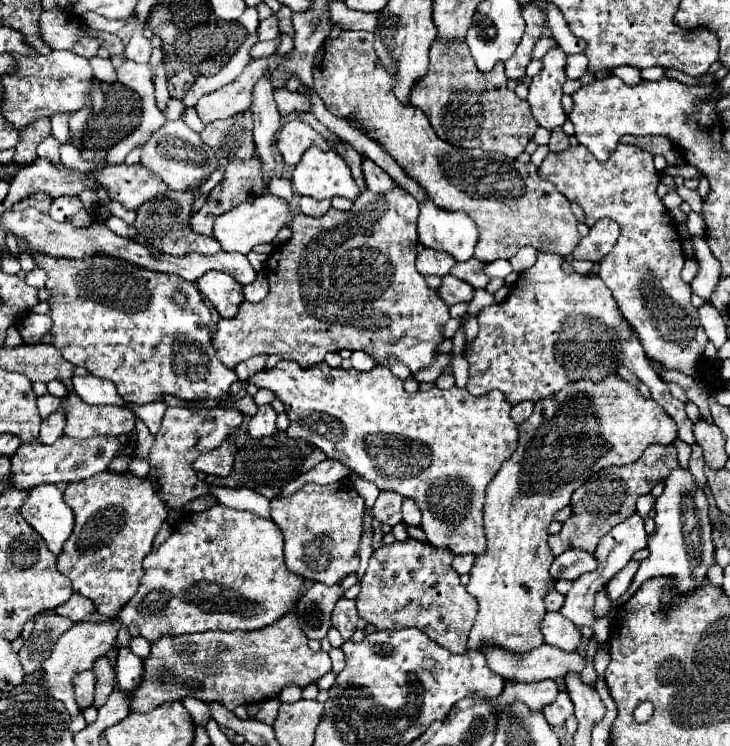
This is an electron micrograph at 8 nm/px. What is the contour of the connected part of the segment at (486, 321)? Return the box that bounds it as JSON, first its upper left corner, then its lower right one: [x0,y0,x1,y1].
[467,250,695,444]

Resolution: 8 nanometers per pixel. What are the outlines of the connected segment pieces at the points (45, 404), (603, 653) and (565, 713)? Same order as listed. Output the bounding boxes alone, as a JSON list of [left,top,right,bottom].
[[37,394,59,418],[593,646,611,678],[543,690,573,726]]

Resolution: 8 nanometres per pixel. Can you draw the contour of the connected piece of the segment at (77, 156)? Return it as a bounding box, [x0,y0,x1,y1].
[60,144,96,172]

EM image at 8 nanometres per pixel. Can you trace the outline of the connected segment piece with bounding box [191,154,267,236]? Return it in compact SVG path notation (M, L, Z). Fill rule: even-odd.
M255 154L249 160L233 158L225 168L223 182L215 186L215 190L209 194L203 208L191 218L191 230L197 232L197 234L203 234L203 236L213 236L213 222L215 222L217 216L229 212L233 206L239 206L239 204L247 202L249 198L255 198L257 194L263 194L265 190L267 190L267 182L263 180L263 164L261 164L259 156Z

